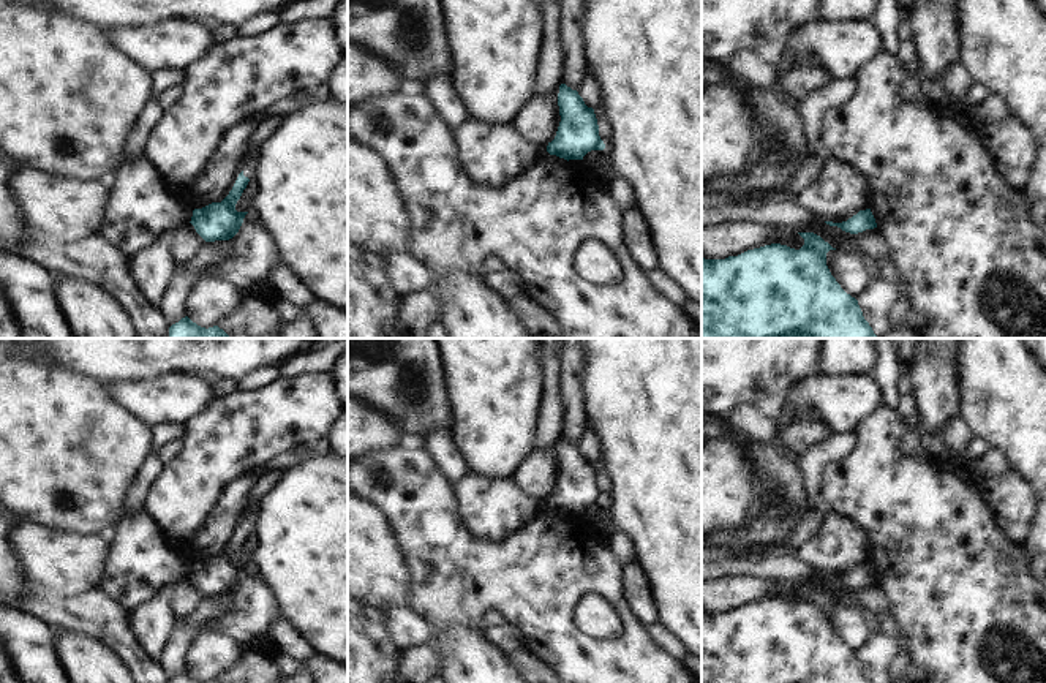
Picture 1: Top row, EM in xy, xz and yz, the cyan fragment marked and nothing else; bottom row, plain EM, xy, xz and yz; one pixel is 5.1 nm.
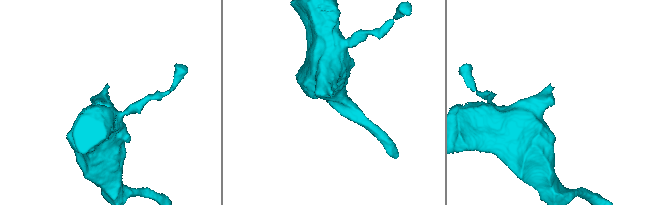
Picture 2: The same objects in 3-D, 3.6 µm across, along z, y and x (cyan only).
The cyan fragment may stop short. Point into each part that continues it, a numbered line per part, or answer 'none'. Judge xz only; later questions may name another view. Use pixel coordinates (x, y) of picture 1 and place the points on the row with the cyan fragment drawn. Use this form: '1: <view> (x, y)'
none

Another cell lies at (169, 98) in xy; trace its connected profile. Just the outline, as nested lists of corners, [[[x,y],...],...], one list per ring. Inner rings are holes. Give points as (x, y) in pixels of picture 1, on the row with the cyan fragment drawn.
[[[182,84],[172,85],[160,96],[160,103],[166,111],[166,109],[175,106],[182,95],[183,95]]]

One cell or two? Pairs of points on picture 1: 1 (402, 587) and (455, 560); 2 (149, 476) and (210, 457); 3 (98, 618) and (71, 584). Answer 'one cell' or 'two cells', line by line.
1: two cells
2: two cells
3: two cells

